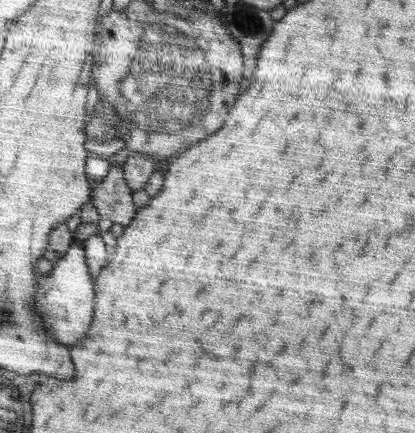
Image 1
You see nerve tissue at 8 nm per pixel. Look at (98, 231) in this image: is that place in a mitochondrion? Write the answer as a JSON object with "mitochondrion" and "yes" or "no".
{"mitochondrion":"no"}

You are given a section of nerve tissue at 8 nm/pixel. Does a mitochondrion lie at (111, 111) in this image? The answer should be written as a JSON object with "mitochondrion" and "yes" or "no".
{"mitochondrion":"yes"}

